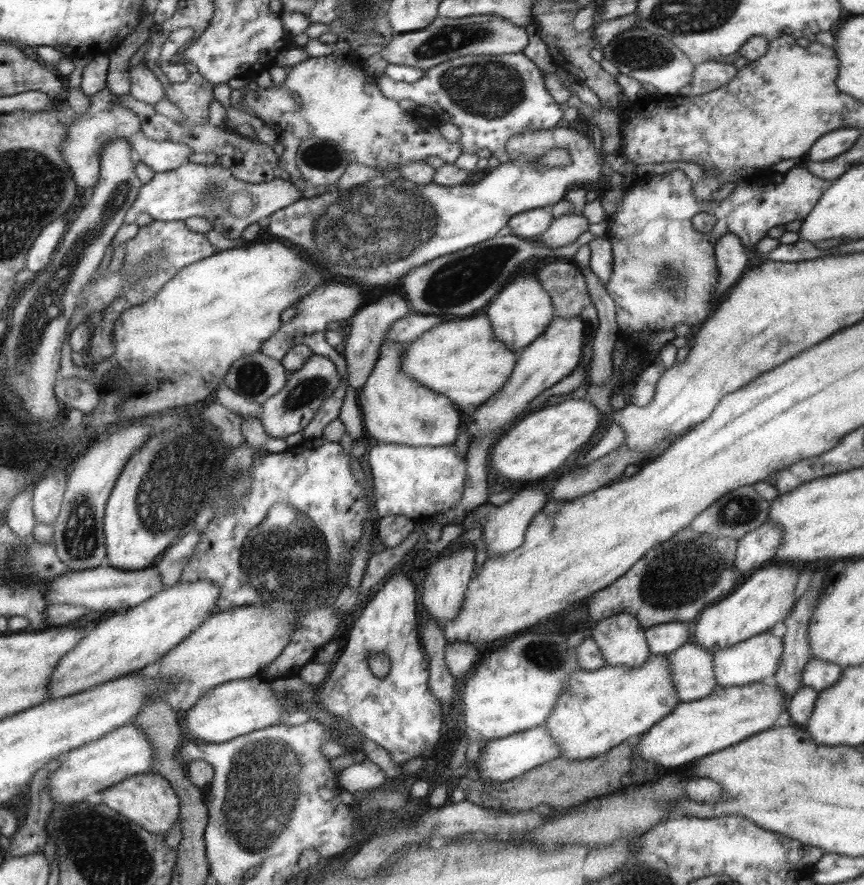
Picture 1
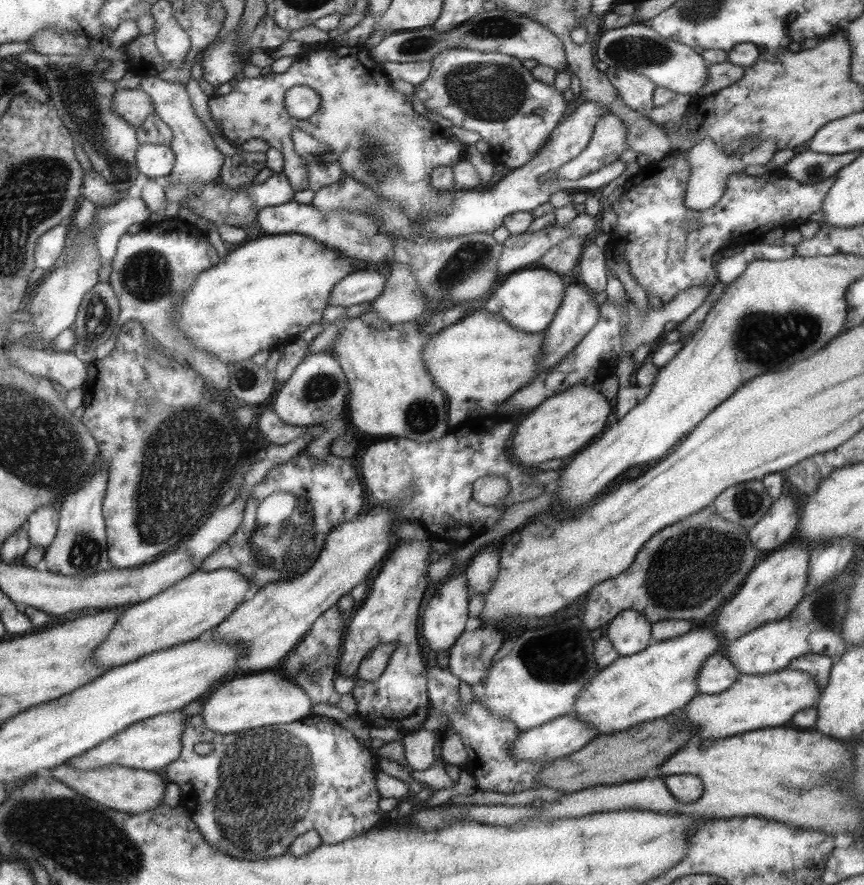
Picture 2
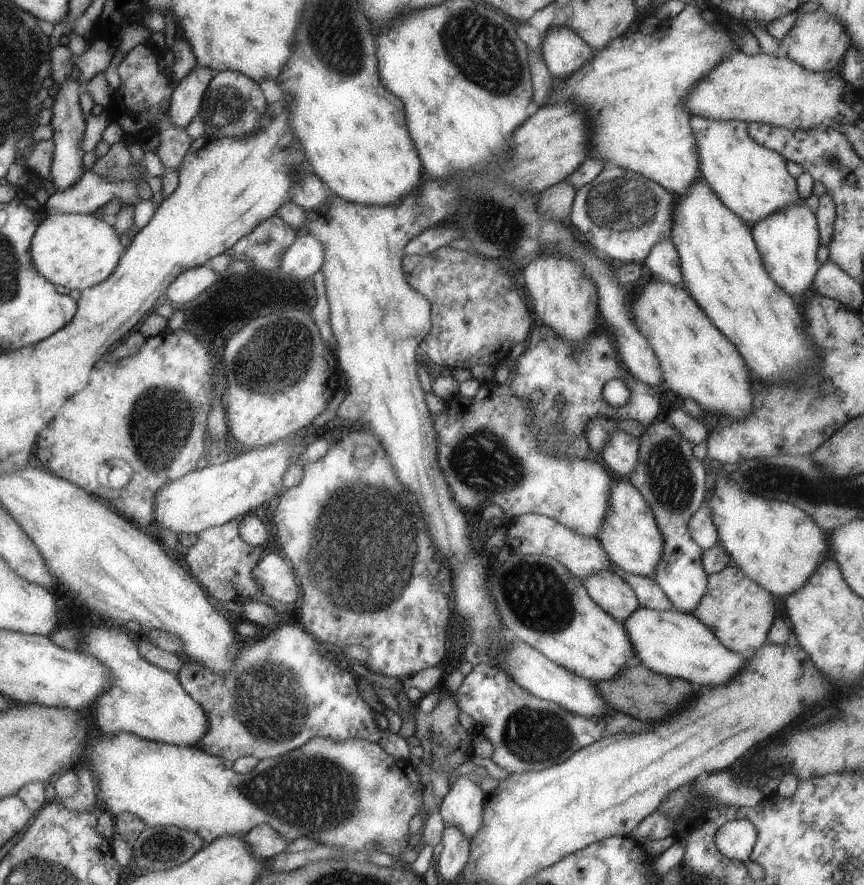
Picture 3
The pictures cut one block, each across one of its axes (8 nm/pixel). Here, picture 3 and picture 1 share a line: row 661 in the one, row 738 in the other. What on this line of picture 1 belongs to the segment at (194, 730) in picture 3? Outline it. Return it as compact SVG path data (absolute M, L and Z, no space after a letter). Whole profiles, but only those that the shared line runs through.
M129 721L65 755L65 760L61 760L47 781L49 798L55 804L77 804L128 776L148 772L153 763L153 746L147 740L145 732Z

